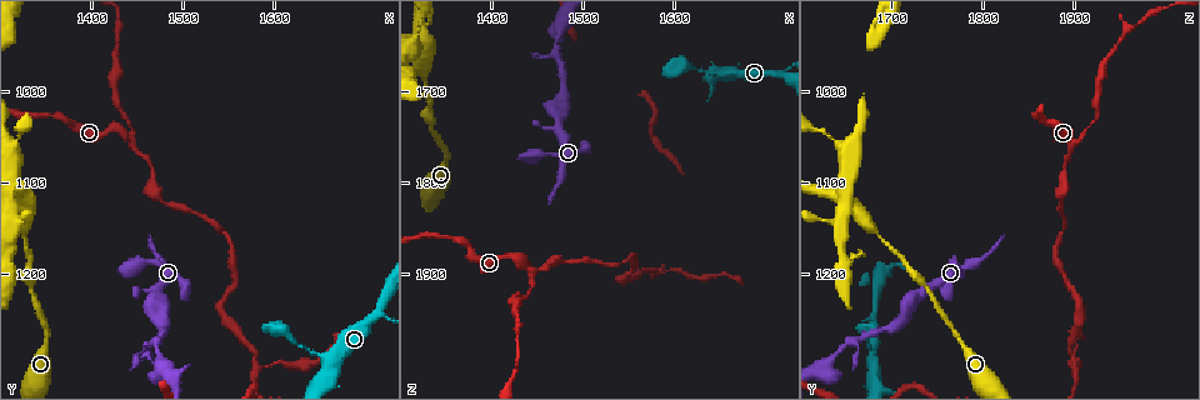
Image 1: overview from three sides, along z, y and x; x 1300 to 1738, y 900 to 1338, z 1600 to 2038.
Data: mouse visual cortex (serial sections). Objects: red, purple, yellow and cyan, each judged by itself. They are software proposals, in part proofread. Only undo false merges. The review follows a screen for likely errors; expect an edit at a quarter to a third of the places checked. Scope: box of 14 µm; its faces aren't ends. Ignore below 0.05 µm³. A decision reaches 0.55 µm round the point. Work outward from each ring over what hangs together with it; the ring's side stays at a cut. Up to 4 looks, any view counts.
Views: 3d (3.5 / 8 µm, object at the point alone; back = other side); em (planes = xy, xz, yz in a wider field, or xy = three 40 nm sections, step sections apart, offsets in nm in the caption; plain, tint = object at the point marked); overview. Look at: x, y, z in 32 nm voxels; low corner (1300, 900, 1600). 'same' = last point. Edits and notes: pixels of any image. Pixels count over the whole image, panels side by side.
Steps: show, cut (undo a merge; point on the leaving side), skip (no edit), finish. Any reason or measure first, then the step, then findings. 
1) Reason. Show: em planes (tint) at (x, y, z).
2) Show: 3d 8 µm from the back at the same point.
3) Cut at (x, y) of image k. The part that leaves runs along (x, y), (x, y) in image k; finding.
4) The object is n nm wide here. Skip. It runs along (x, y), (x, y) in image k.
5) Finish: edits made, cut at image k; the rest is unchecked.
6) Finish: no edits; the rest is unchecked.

Abrupt turn. Show: 3d 3.5 µm at (1445, 1055, 1895).

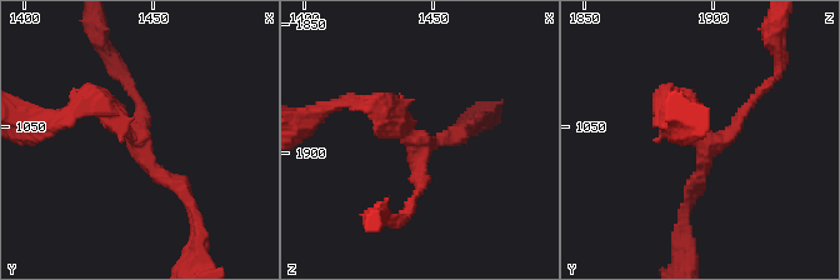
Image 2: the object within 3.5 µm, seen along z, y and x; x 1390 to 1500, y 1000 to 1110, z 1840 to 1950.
3 arms meet here; the arms are 150, 200, 300 nm wide; shape alone is not enough. Show: em planes (tint) at (1445, 1057, 1897).

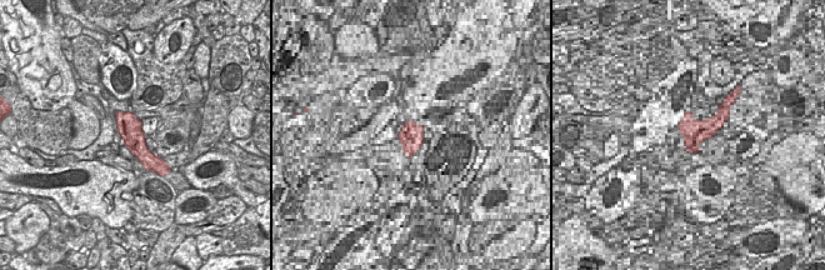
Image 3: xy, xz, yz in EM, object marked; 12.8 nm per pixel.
Skip. It runs along (81, 105), (104, 105), (189, 205) in image 2; one cell here.

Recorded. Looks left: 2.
Branch point. Show: em xy step 2 (tint) at (1475, 1300, 1630).

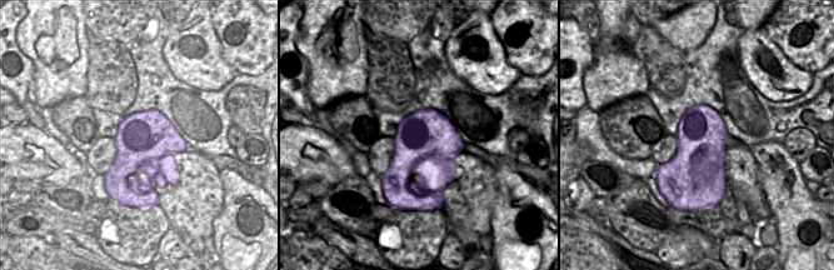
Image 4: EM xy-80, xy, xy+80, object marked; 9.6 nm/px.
Wider look. Show: 3d 3.5 µm at the same point.

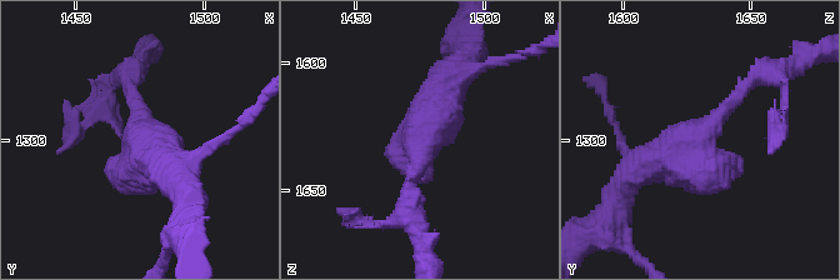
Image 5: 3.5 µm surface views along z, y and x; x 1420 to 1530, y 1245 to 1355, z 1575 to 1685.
The object is 550 nm wide here. Skip. It runs along (743, 93), (624, 181) in image 5; continuous, no second cell.

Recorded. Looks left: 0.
Finish: no edits; the rest is unchecked.

